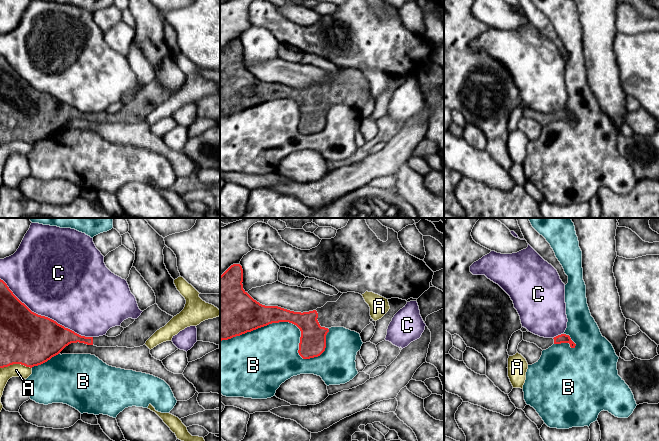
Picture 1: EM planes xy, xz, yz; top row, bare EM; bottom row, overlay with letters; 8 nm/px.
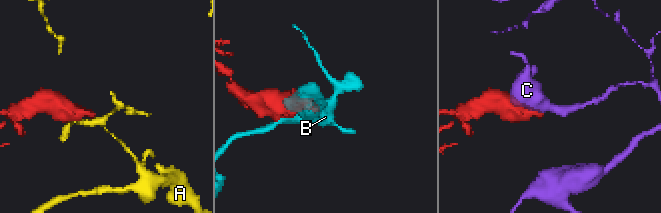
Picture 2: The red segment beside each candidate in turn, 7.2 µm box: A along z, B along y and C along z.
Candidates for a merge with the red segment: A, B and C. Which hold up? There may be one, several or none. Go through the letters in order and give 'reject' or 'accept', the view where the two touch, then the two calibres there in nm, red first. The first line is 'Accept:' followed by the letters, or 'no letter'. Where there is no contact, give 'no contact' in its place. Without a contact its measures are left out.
Accept: no letter
A: reject; contact in xy; calibres 420 and 110 nm
B: reject; contact in xz; calibres 220 and 380 nm
C: reject; contact in xy; calibres 420 and 500 nm

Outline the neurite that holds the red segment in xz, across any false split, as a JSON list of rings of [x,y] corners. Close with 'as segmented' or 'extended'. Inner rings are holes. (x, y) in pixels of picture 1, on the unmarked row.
[[[240,40],[231,41],[220,52],[220,117],[228,116],[272,99],[289,98],[301,107],[298,129],[303,135],[320,132],[326,124],[326,111],[331,103],[344,103],[361,109],[369,101],[370,83],[363,72],[355,68],[343,69],[336,78],[309,88],[294,88],[278,82],[265,82],[254,76],[243,65],[243,45]]]; extended

